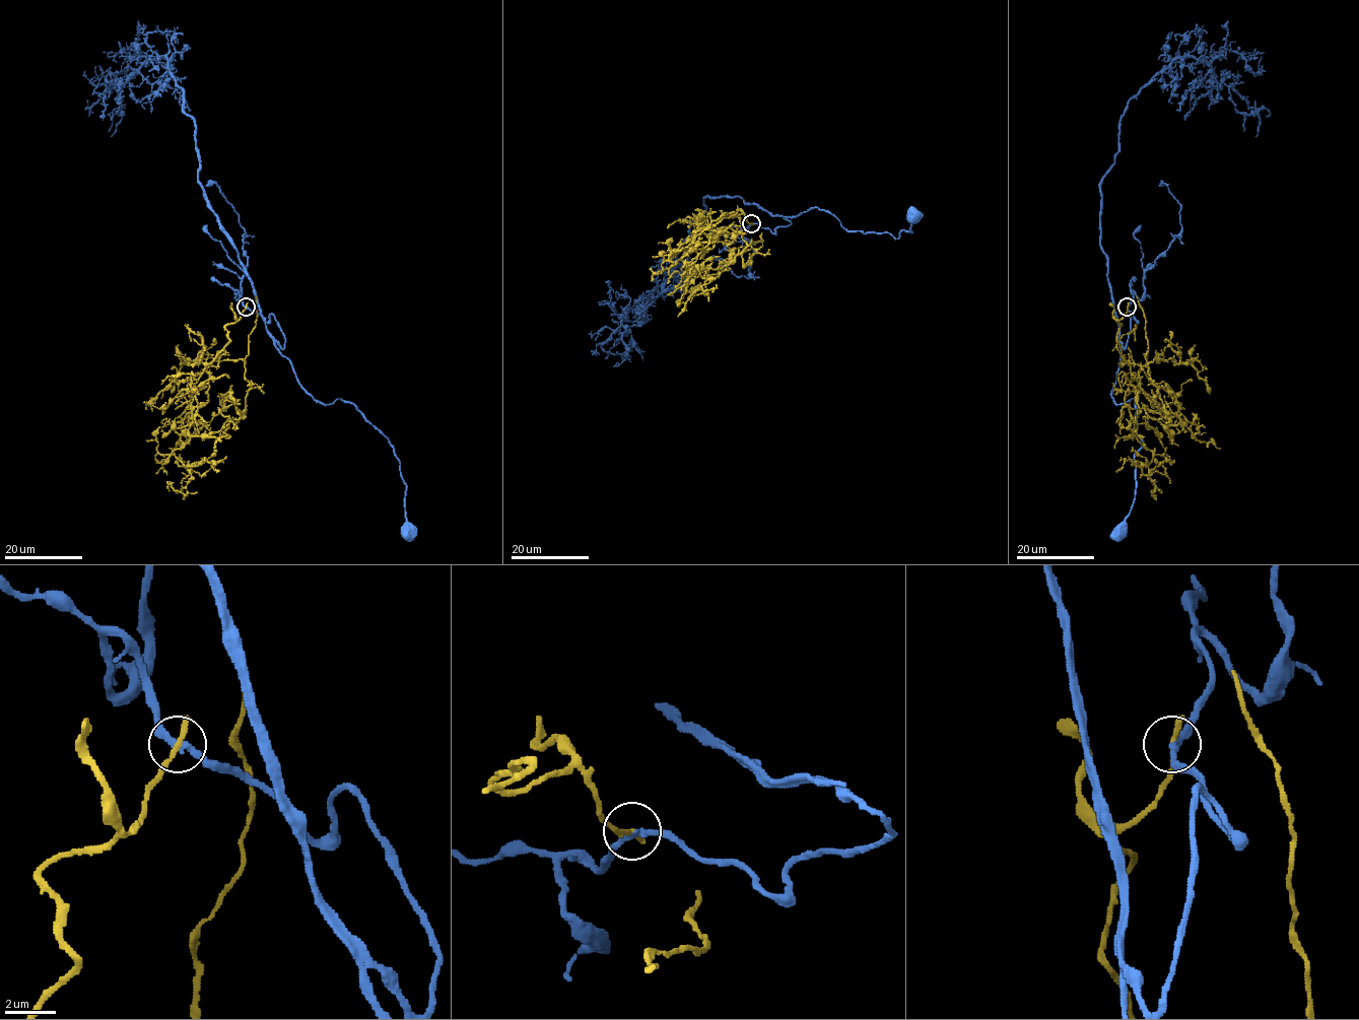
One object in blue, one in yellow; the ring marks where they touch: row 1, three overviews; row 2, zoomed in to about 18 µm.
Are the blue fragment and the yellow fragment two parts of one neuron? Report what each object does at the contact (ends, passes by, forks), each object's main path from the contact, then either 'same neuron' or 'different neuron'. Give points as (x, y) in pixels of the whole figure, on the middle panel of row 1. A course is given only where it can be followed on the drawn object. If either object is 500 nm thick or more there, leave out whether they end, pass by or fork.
blue passes by; yellow passes by; course blue (752, 223), (772, 232), (791, 224), (780, 216), (818, 207), (852, 230), (897, 239), (911, 231), (914, 217); course yellow (752, 223), (709, 228), (702, 277), (735, 234), (744, 265), (756, 252), (678, 306); different neuron

